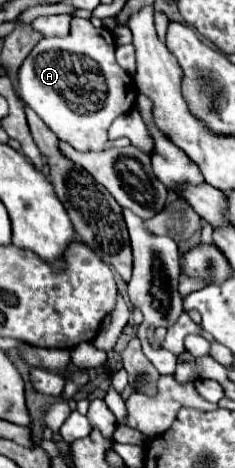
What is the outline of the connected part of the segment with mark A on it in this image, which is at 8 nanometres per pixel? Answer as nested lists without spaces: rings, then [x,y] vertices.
[[[72,17],[72,29],[66,37],[44,37],[30,51],[18,71],[18,93],[28,103],[40,119],[56,133],[58,139],[68,141],[78,151],[104,149],[108,143],[108,127],[112,121],[128,111],[132,111],[138,97],[138,89],[132,77],[114,59],[116,43],[106,27],[94,27],[90,19]]]

